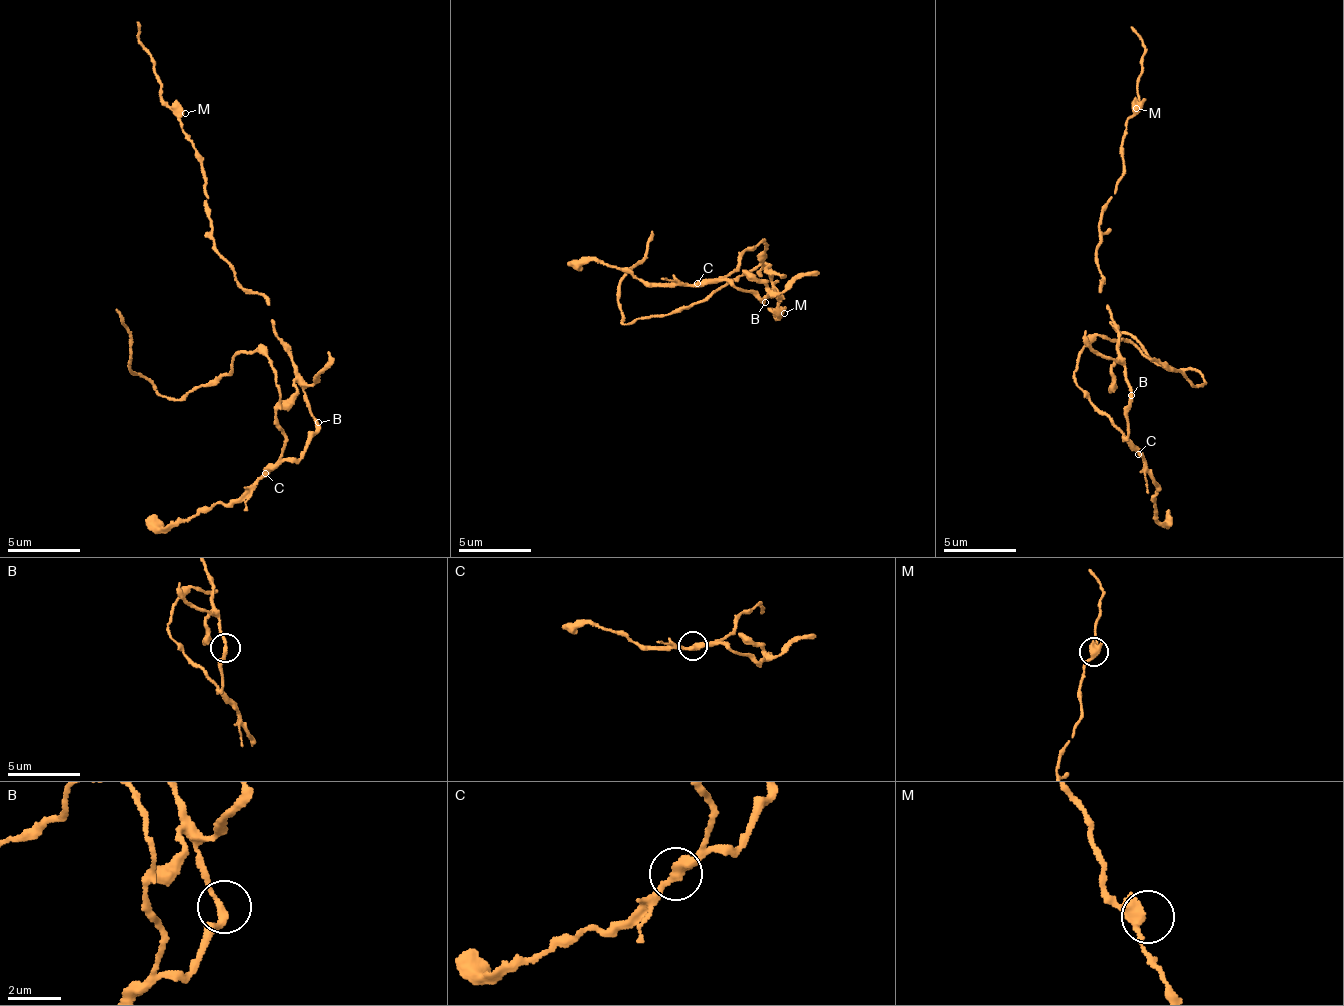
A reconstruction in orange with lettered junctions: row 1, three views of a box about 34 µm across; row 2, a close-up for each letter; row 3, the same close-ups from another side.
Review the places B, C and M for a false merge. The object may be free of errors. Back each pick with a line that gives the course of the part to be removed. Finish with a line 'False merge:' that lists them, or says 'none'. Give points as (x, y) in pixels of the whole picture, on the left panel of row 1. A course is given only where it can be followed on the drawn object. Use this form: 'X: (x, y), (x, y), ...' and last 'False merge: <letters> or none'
C: (266, 474), (285, 436), (261, 349), (234, 354), (215, 382), (165, 396), (129, 372), (116, 307)
False merge: C

